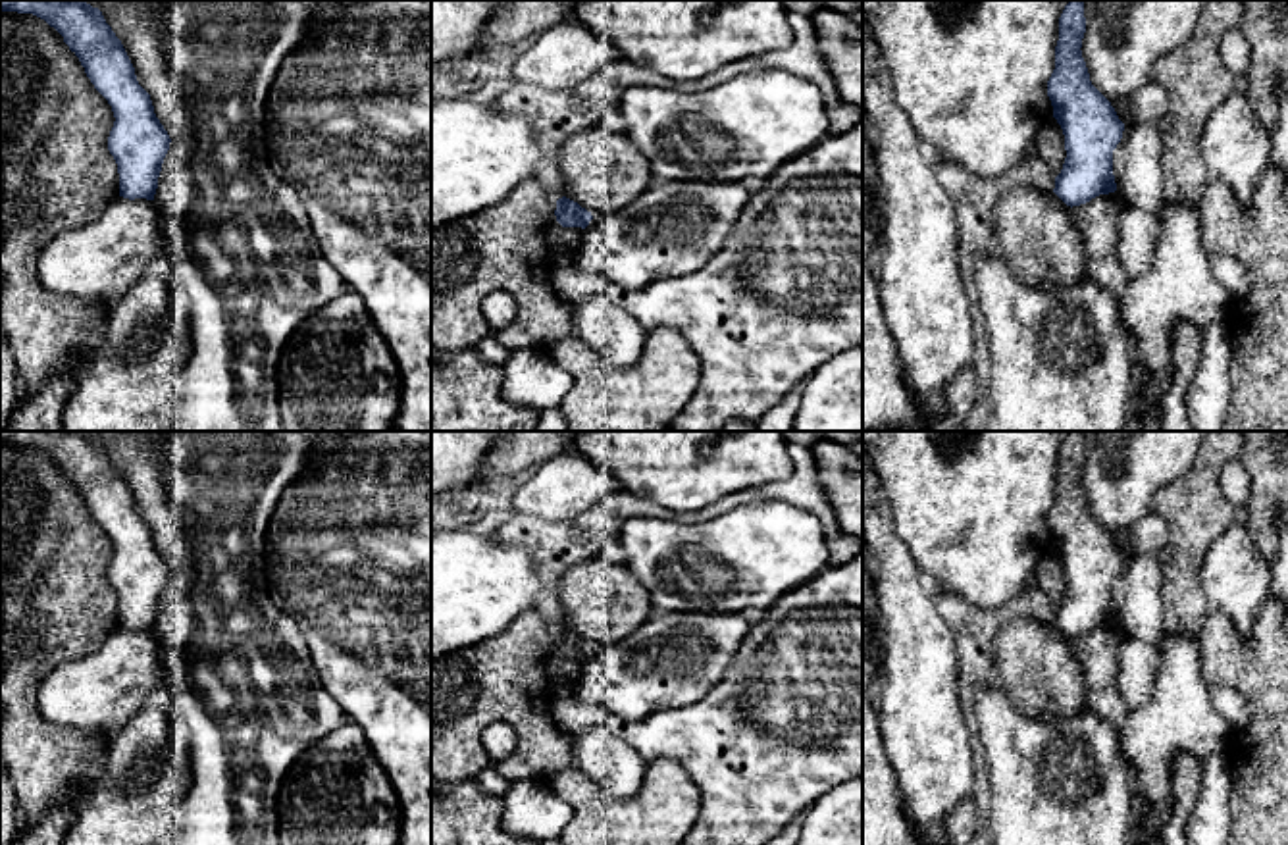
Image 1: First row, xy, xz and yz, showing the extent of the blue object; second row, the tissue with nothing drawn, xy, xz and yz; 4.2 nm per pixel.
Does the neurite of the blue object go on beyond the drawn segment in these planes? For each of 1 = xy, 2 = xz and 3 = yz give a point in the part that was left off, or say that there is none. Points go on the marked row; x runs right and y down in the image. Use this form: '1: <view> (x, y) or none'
1: none
2: none
3: none

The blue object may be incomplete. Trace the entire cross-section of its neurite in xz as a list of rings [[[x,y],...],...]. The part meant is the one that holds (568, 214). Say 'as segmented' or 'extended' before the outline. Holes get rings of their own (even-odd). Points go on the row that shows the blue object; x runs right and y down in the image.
as segmented; [[[562,196],[556,200],[556,210],[554,210],[556,221],[562,227],[581,227],[585,229],[589,221],[593,219],[591,212],[581,208],[578,202]]]

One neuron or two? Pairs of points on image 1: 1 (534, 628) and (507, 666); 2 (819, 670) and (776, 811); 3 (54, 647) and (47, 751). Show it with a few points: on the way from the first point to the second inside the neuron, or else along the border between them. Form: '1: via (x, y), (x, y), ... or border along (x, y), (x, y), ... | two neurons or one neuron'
1: via (530, 638), (516, 657) | one neuron
2: via (805, 705), (776, 734), (776, 776) | one neuron
3: via (29, 672), (25, 676), (25, 726) | one neuron

